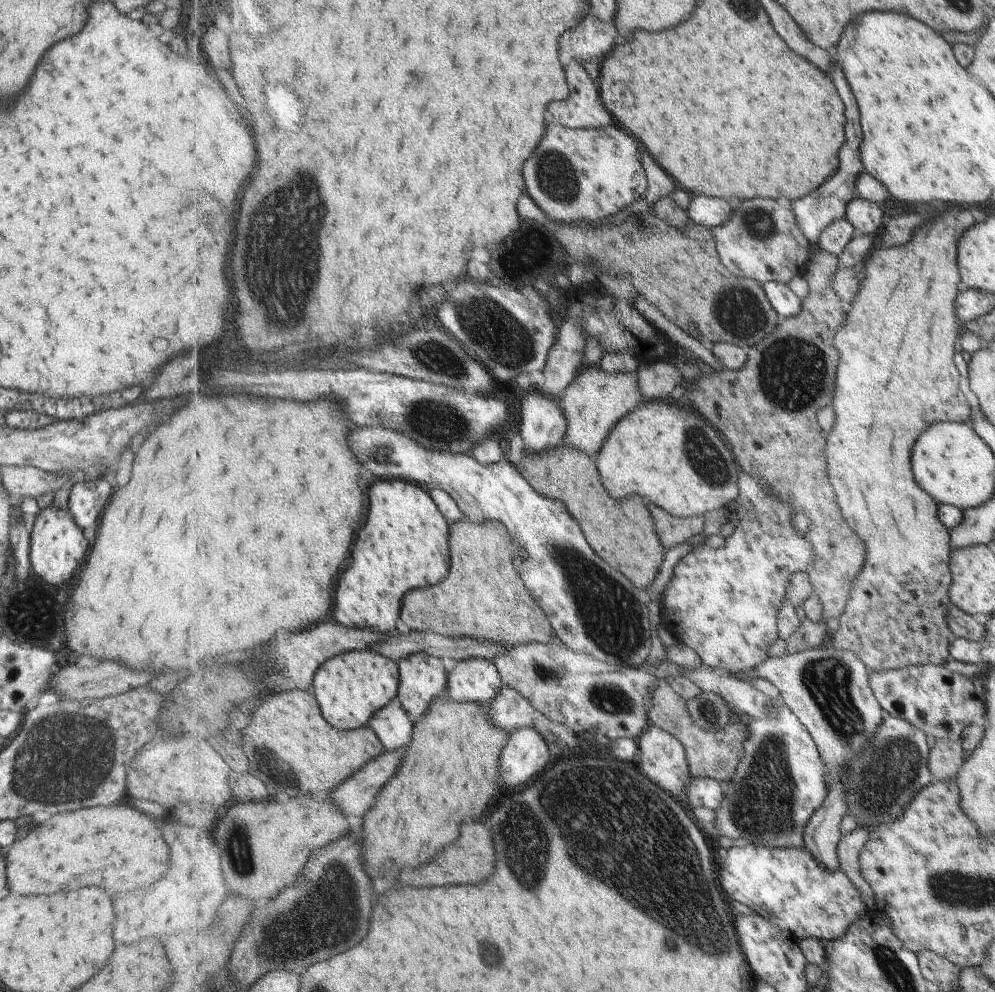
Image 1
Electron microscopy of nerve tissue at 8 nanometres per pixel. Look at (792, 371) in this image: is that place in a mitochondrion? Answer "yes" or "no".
yes

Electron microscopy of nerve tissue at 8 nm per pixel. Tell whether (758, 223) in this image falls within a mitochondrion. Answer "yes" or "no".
yes

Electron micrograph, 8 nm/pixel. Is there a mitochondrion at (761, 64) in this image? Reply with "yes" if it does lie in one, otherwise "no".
no

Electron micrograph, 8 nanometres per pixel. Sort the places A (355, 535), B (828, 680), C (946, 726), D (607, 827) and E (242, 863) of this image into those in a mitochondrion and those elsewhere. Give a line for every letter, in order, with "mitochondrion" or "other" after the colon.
A: other
B: mitochondrion
C: other
D: mitochondrion
E: mitochondrion

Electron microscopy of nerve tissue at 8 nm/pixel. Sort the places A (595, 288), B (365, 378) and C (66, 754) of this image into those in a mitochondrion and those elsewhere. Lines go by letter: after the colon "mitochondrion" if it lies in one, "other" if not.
A: other
B: other
C: mitochondrion

